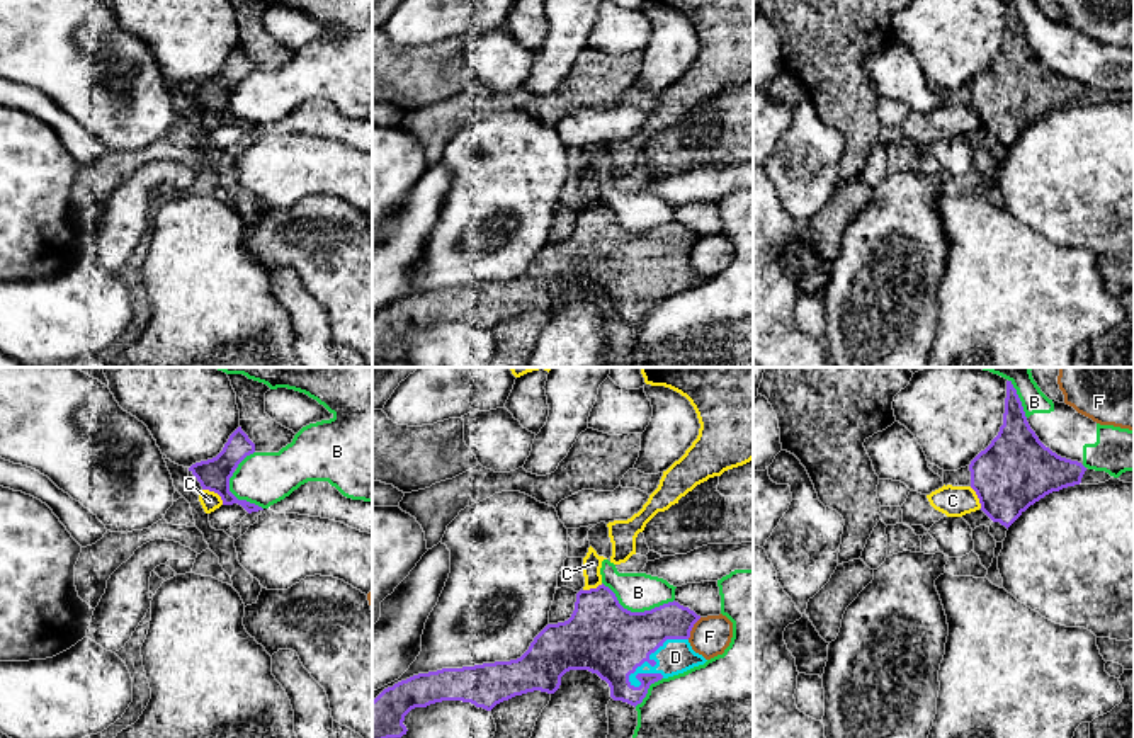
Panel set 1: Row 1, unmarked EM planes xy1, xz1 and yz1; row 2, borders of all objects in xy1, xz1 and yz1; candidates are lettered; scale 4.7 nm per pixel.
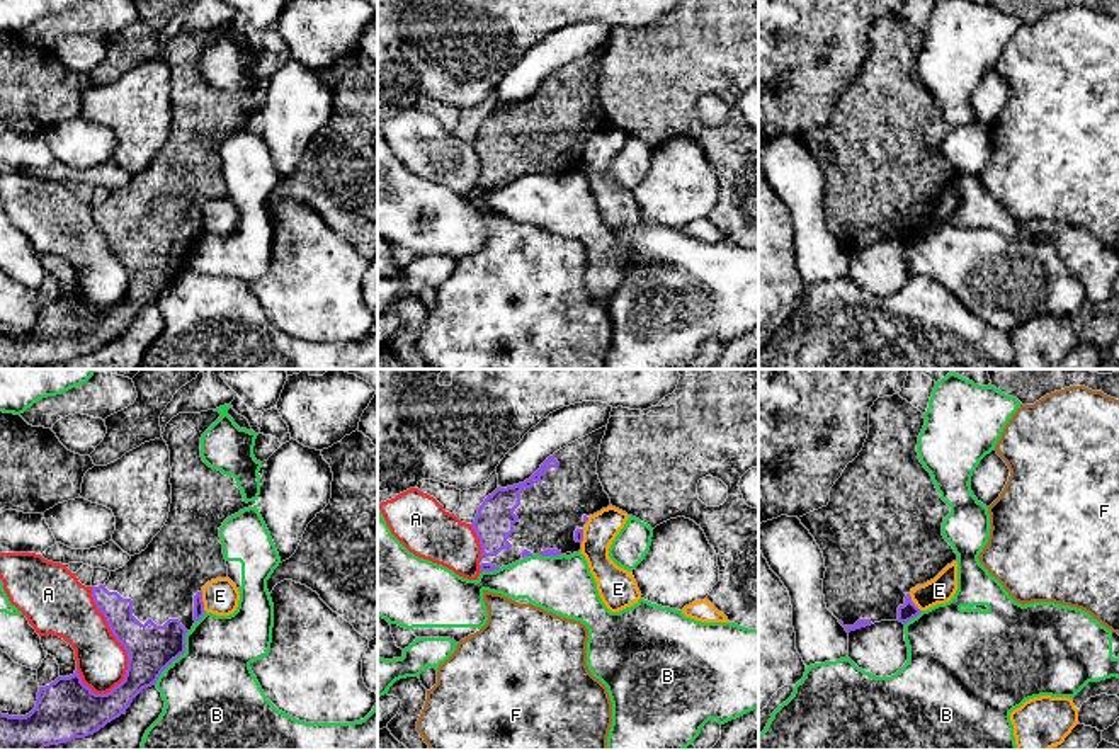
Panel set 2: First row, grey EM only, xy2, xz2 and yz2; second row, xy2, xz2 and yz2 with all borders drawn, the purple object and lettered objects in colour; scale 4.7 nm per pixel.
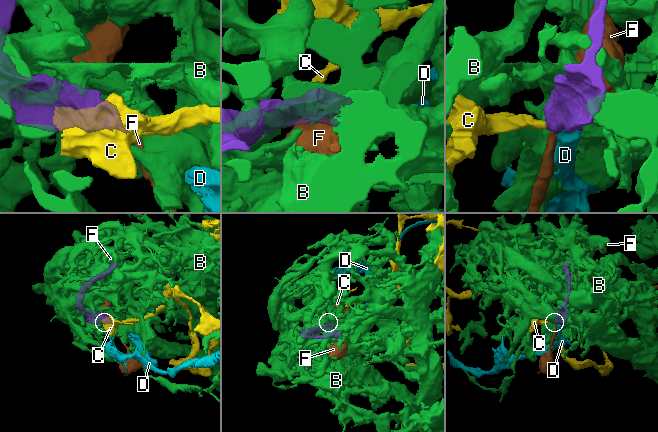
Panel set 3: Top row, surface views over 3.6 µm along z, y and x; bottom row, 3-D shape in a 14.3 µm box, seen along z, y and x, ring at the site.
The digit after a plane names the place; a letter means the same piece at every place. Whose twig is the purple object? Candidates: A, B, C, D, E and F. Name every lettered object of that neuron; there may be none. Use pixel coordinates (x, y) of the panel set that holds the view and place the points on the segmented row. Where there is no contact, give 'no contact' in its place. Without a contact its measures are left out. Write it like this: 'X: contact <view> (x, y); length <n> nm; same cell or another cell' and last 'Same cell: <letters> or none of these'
A: contact xy2 (118, 640); length 500 nm; another cell
B: contact xz1 (636, 613); length 360 nm; another cell
C: contact xy1 (215, 492); length 130 nm; another cell
D: contact xz1 (653, 652); length 360 nm; same cell
E: contact xy2 (203, 602); length 100 nm; another cell
F: contact xz1 (692, 626); length 120 nm; another cell
Same cell: D

